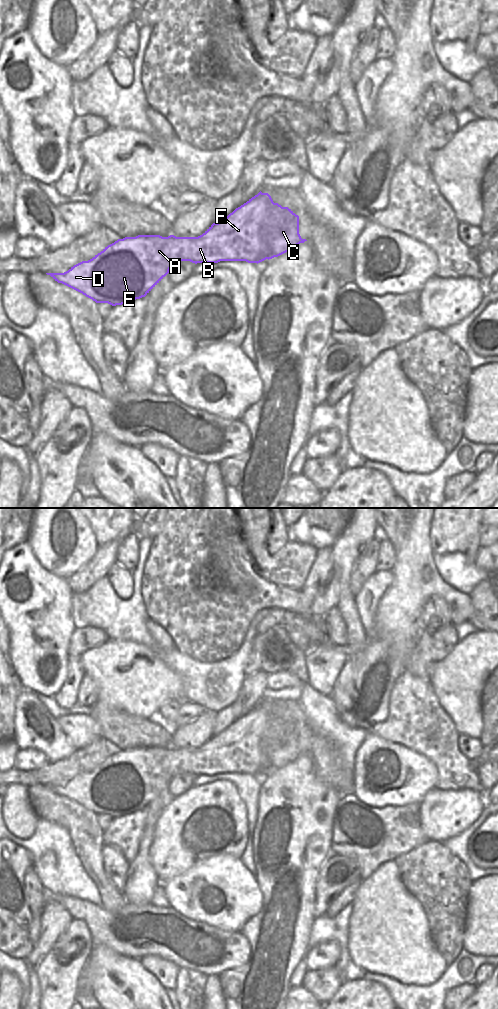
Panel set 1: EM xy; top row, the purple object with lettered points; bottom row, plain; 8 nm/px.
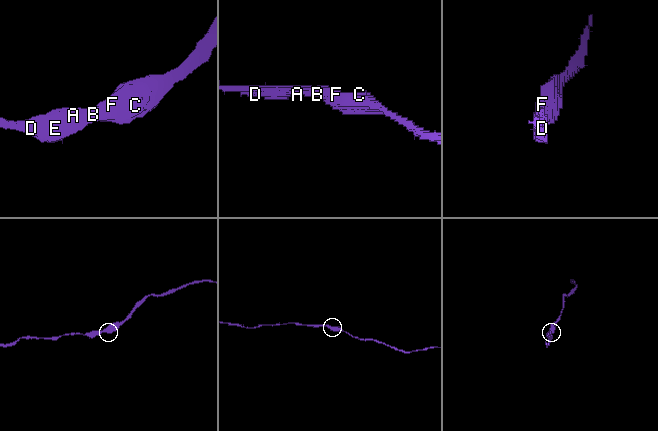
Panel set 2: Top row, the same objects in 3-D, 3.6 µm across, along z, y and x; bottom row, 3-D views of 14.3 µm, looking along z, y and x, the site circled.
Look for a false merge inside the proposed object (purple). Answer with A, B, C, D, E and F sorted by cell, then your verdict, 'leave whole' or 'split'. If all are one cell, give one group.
groups A B C D E F; leave whole

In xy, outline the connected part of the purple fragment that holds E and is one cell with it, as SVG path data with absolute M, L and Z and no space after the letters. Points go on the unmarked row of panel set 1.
M261 703L218 735L213 735L198 749L138 747L125 749L105 759L88 773L82 773L64 785L46 785L96 815L112 818L145 809L178 773L218 775L246 773L260 775L278 769L304 755L299 746L299 728L288 719L274 715Z

